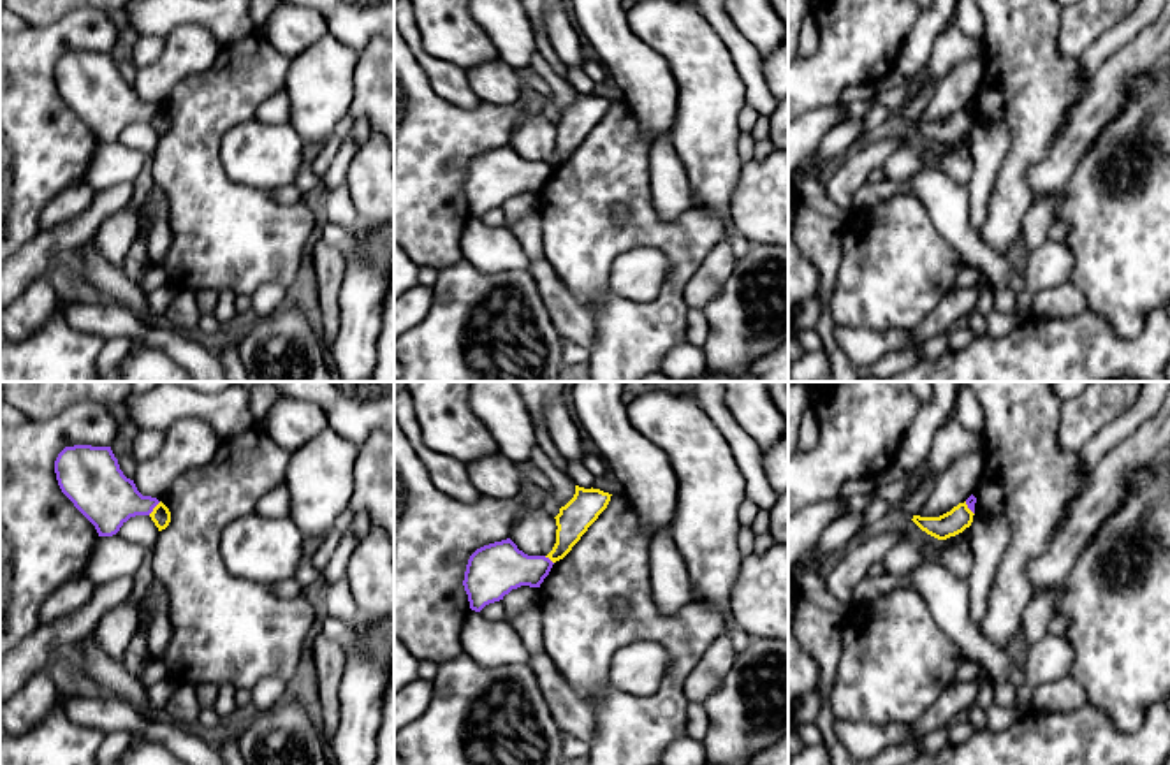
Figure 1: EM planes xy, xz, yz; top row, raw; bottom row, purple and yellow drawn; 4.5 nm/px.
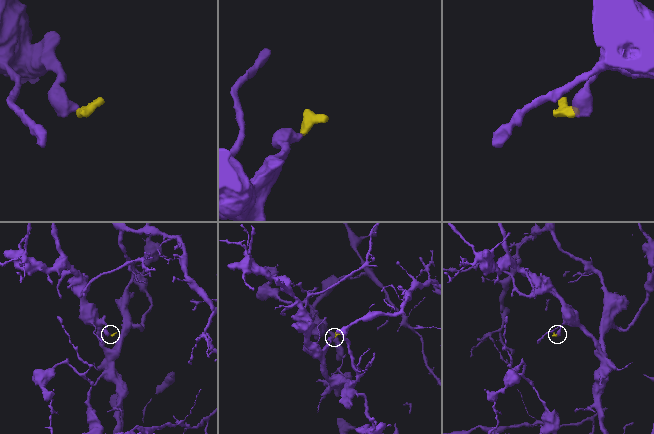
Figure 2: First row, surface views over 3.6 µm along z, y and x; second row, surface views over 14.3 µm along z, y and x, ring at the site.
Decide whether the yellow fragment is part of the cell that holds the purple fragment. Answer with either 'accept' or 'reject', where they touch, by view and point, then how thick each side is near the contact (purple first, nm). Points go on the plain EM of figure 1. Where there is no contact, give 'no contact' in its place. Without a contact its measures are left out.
reject | xy (153, 113) | 260/90 nm

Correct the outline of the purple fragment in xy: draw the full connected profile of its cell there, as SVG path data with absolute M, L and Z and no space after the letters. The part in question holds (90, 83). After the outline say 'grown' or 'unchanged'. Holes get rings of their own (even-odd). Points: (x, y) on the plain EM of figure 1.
M65 53L55 79L62 98L95 132L99 142L113 142L135 121L150 121L160 109L143 102L120 76L111 53Z; unchanged

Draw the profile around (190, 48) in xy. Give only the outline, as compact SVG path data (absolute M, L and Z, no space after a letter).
M178 25L165 35L162 56L155 63L137 69L134 90L143 102L162 107L178 83L208 70L220 51L220 42L206 26Z

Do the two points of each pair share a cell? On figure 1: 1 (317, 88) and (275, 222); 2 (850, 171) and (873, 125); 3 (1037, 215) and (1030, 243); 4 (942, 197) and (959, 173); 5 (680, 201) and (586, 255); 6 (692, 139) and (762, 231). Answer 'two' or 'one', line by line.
1: two
2: two
3: one
4: two
5: two
6: two

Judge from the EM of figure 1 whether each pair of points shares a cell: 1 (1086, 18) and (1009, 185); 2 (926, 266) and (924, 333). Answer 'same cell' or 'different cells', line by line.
1: different cells
2: different cells

